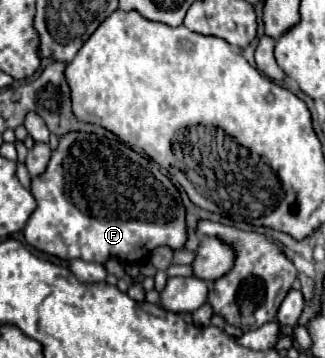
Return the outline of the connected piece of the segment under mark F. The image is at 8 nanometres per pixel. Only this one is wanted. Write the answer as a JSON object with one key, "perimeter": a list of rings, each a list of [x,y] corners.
{"perimeter":[[[66,133],[64,137],[60,137],[58,149],[52,151],[46,171],[38,177],[32,177],[30,191],[38,207],[24,225],[24,237],[32,247],[48,255],[96,263],[104,263],[110,257],[118,257],[122,261],[136,263],[148,257],[152,247],[168,245],[176,251],[186,243],[184,205],[178,189],[154,161],[128,149],[120,141],[110,145],[104,137],[96,133]]]}

